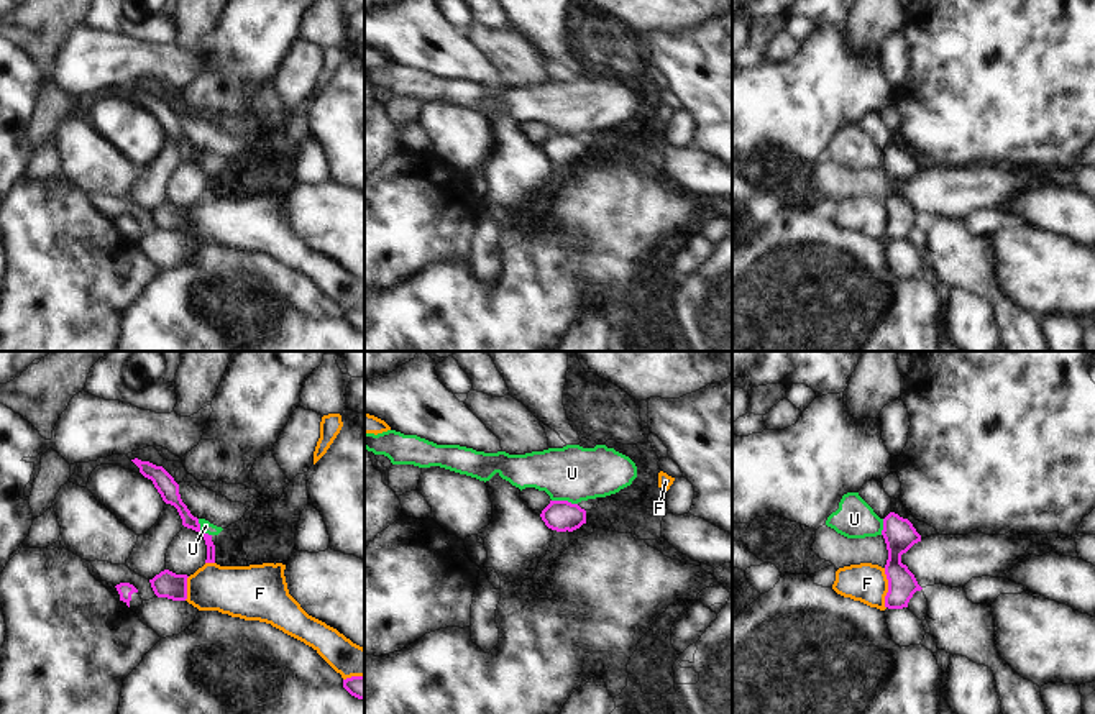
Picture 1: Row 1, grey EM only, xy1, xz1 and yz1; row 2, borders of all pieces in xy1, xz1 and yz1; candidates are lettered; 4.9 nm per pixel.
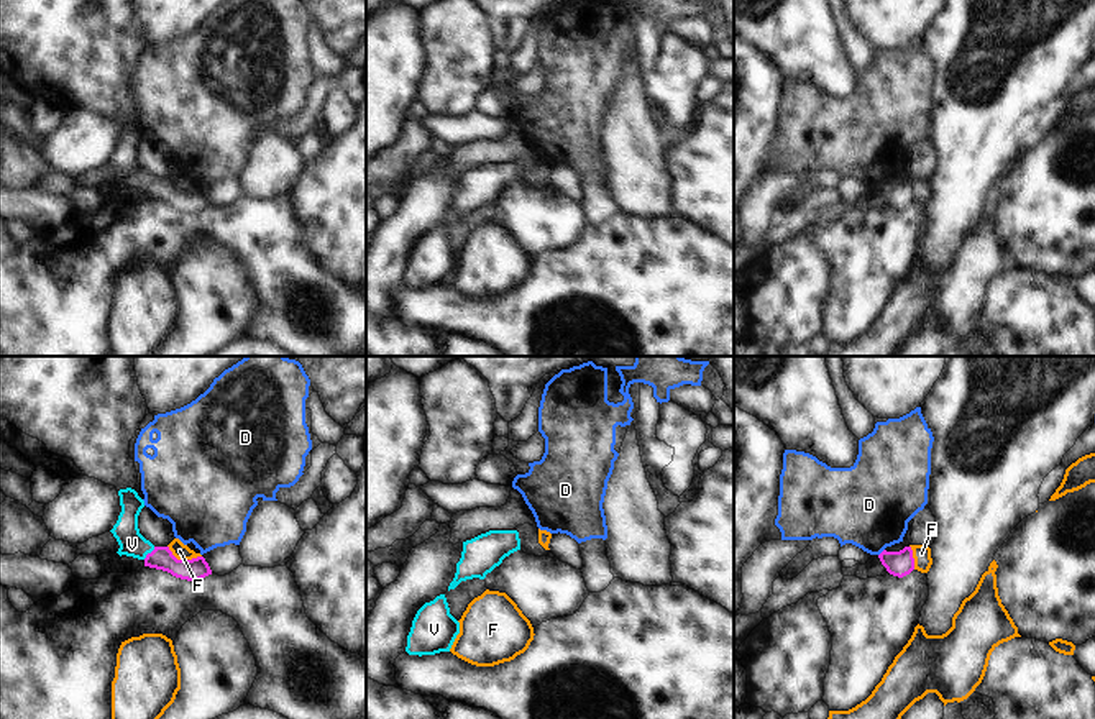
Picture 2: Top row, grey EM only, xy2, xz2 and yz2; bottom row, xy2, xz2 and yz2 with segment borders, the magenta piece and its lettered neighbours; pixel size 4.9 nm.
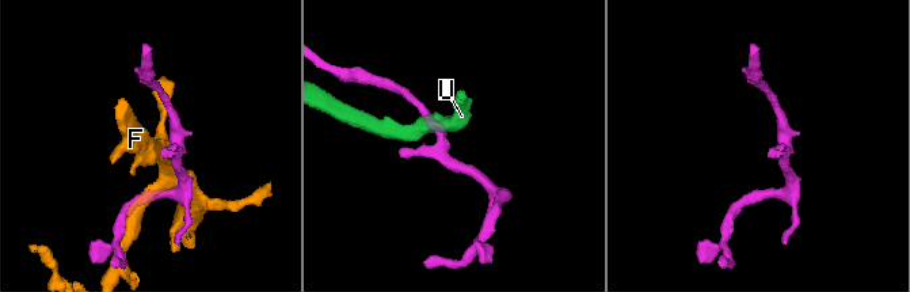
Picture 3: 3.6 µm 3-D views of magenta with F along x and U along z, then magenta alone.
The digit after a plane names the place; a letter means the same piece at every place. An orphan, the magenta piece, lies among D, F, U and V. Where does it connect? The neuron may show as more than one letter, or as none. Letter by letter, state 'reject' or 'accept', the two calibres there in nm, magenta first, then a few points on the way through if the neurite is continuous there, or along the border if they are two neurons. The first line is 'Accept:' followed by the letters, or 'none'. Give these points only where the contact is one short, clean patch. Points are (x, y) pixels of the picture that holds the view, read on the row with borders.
Accept: V
D: reject; calibres 130 and 420 nm; border yz2 (884, 549), (879, 555)
F: reject; calibres 140 and 190 nm
U: reject; calibres 150 and 280 nm; border xz1 (552, 499), (567, 499), (577, 504)
V: accept; calibres 110 and 130 nm; way xy2 (192, 570), (178, 568), (148, 554), (132, 544)

